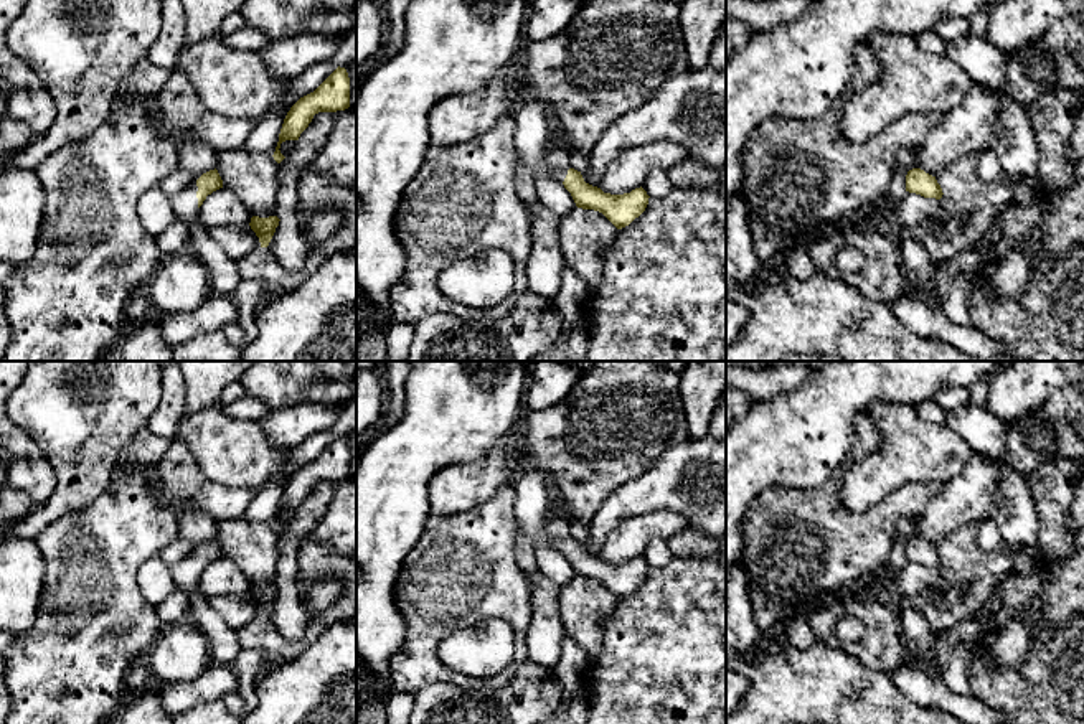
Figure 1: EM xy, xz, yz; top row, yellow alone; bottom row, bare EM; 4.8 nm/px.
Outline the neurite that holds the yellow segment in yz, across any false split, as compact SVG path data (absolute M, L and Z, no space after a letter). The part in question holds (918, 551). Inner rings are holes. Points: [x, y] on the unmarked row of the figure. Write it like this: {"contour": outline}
{"contour": "M912 538L906 544L906 561L921 564L924 567L942 567L942 557L936 546L926 543L921 538Z"}

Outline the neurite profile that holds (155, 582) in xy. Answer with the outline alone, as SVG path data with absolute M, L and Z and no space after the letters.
M152 557L140 566L137 582L144 599L155 607L177 589L170 566L160 557Z

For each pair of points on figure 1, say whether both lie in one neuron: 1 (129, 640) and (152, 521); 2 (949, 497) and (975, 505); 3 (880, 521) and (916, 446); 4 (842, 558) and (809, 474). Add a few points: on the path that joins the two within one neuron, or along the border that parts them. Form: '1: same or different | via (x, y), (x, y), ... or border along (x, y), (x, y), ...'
1: same | via (124, 611), (124, 551)
2: same | via (956, 500), (969, 500)
3: different | border along (933, 480), (903, 482), (862, 512)
4: different | border along (834, 472), (820, 485), (807, 488), (774, 487)

